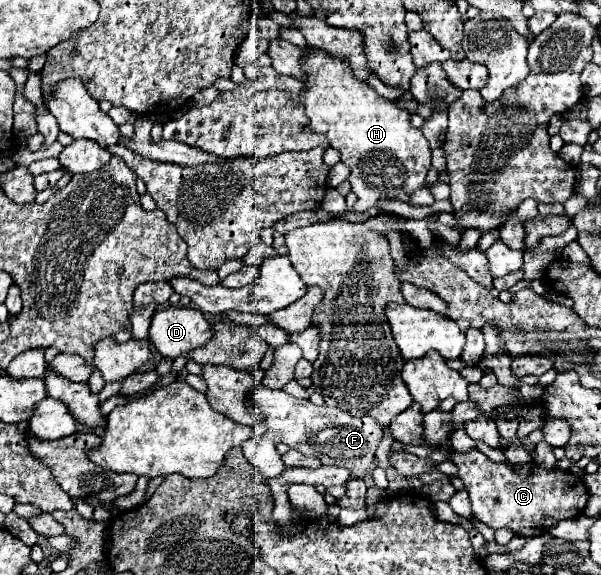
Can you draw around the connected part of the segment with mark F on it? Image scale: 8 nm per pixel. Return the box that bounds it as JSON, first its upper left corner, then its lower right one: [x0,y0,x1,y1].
[242,384,382,478]

